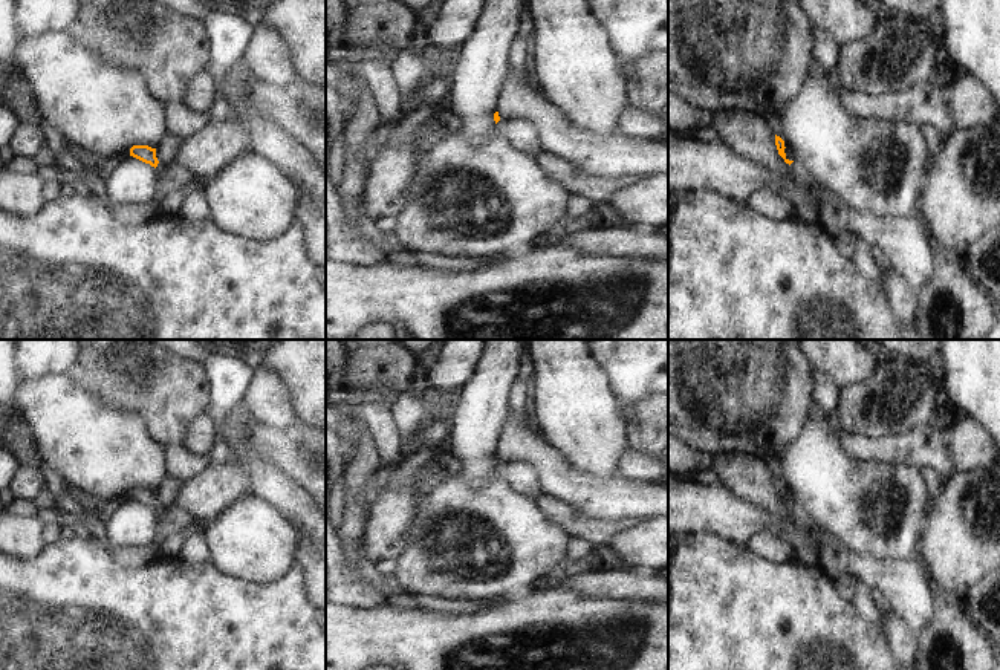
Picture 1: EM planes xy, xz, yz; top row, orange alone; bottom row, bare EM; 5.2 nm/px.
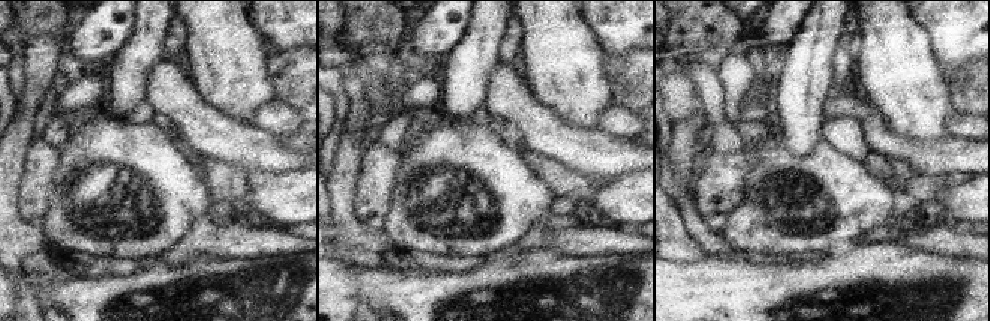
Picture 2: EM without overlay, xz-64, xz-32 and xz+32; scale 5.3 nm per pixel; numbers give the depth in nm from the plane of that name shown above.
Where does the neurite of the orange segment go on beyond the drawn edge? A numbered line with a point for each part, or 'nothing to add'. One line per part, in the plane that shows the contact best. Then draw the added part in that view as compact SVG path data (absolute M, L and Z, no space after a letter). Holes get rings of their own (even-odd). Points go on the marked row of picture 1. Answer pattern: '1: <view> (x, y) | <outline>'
1: xy (172, 178) | M157 164L156 171L159 190L164 193L180 190L187 182L193 181L193 174L179 164Z

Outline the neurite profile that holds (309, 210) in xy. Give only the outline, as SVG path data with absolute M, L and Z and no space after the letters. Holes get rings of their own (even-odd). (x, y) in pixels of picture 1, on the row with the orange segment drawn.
M300 193L300 205L306 217L326 219L326 202L323 205L307 203Z

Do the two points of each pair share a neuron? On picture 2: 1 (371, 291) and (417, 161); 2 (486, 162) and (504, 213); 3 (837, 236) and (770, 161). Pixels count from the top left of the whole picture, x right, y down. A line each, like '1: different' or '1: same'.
1: different
2: same
3: same

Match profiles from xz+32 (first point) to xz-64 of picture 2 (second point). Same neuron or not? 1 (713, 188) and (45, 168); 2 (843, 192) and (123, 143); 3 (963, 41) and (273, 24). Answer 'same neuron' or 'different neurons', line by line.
1: same neuron
2: same neuron
3: same neuron

